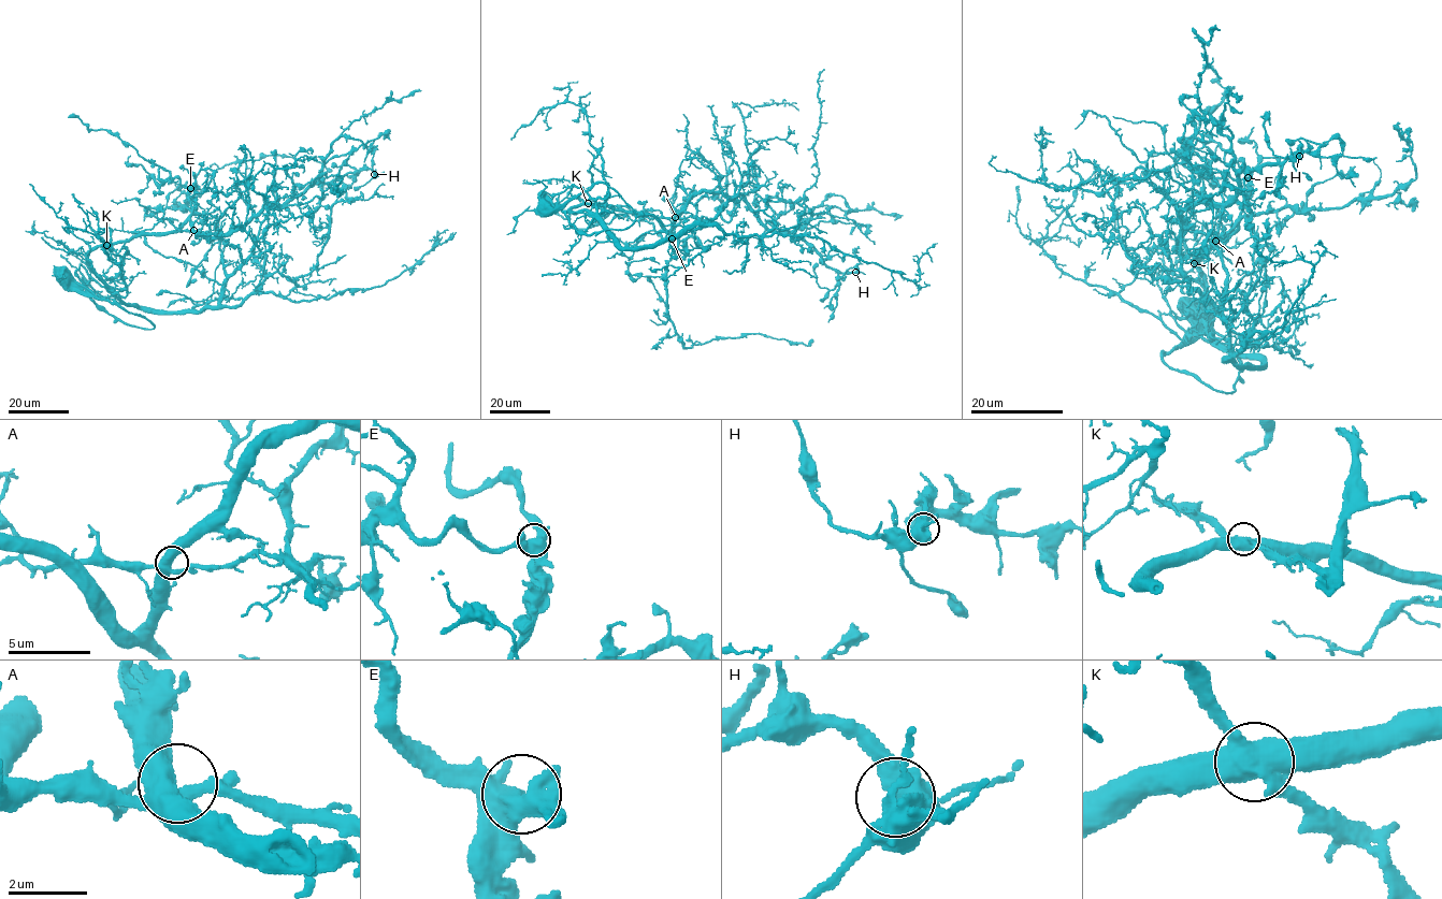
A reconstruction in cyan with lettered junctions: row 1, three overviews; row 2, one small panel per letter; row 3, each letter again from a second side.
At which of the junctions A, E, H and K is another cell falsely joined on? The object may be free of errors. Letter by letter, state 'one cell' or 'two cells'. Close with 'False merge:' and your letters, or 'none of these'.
A: one cell
E: one cell
H: one cell
K: two cells
False merge: K

